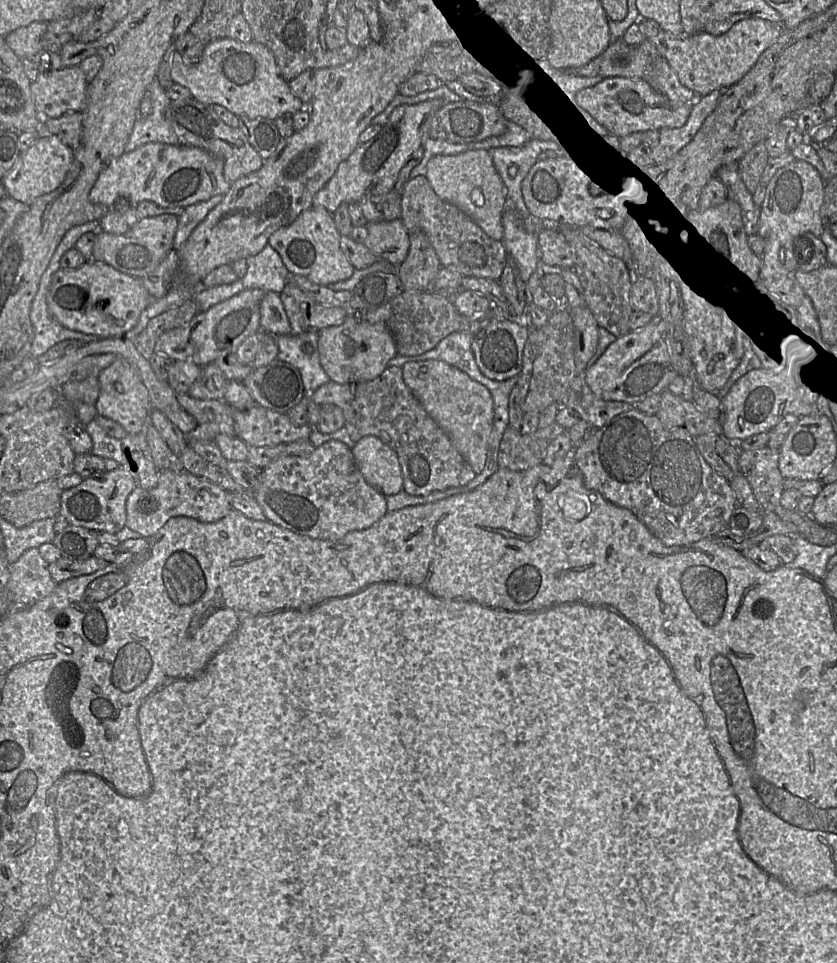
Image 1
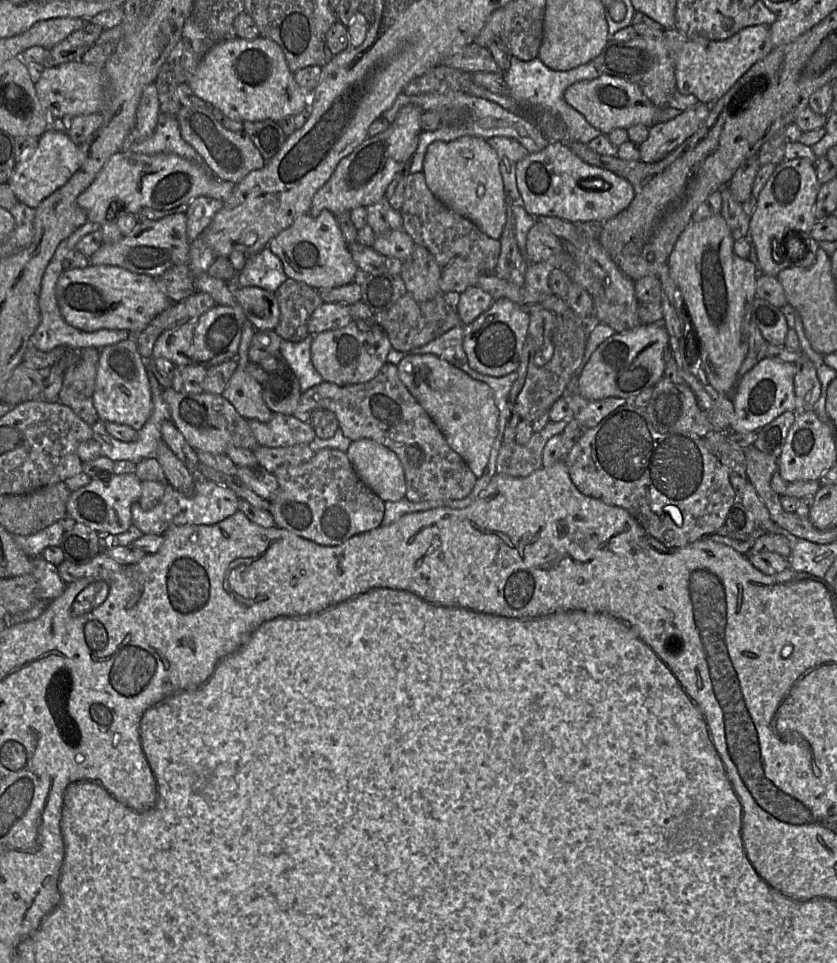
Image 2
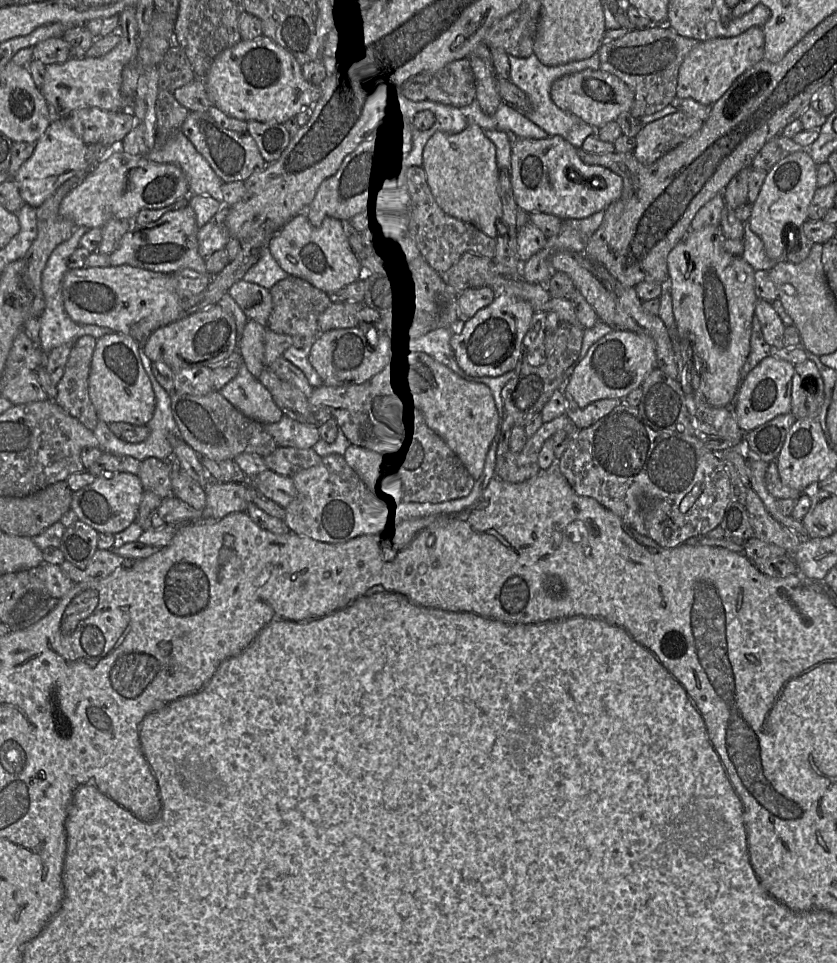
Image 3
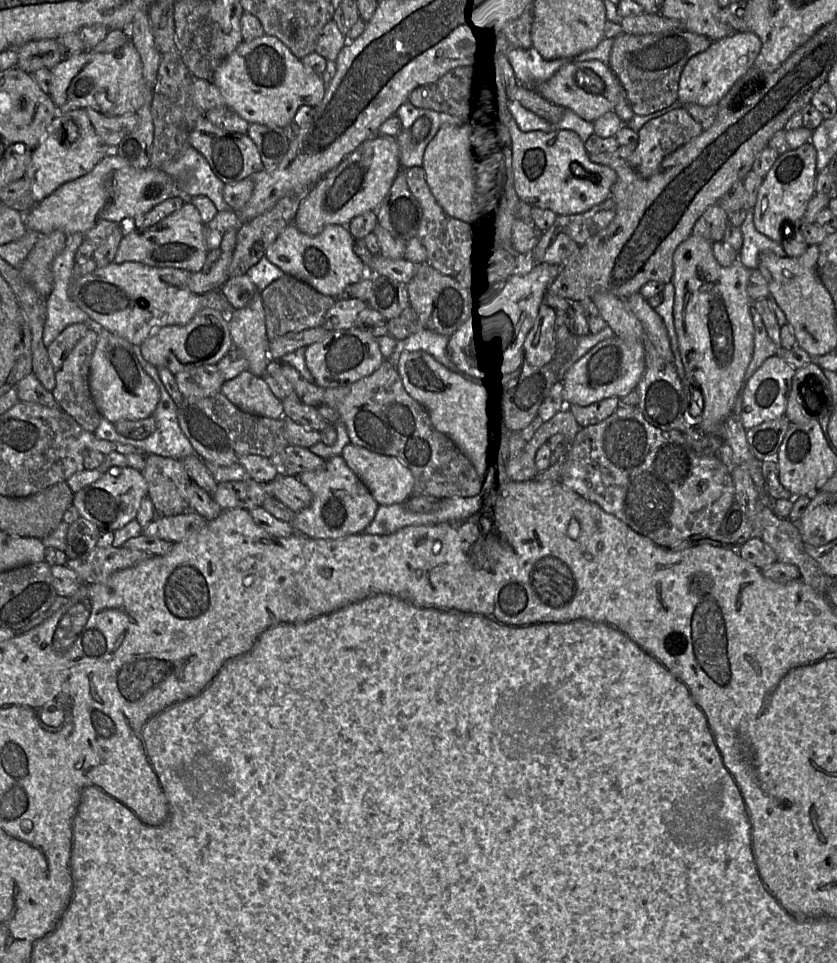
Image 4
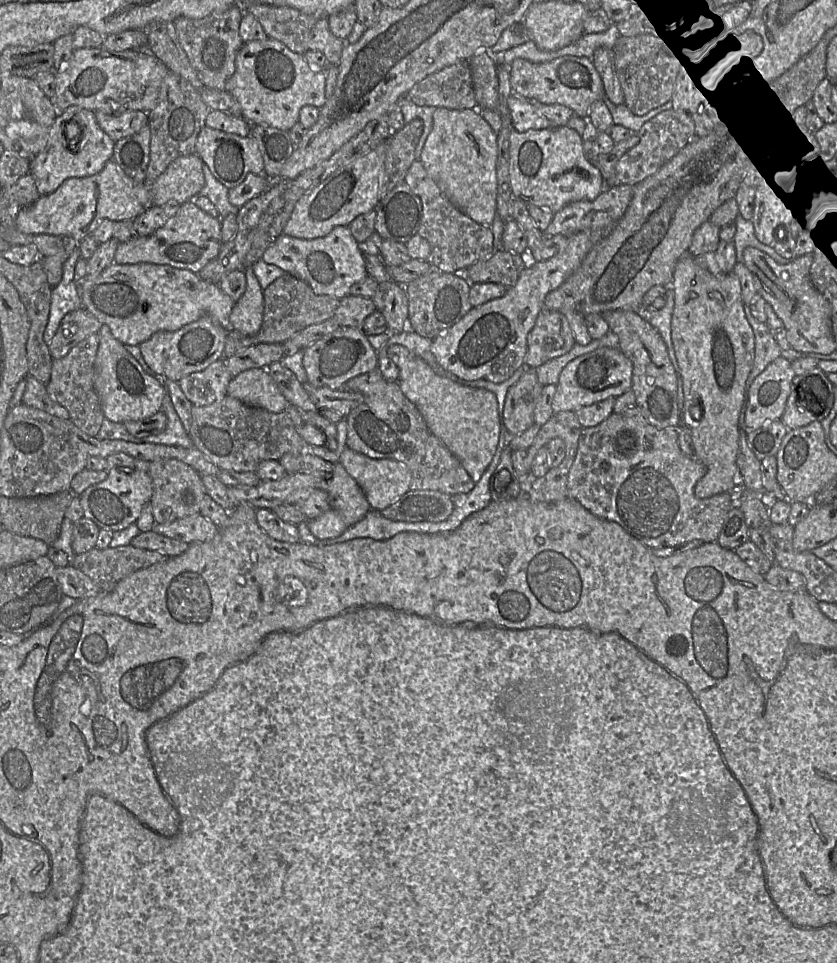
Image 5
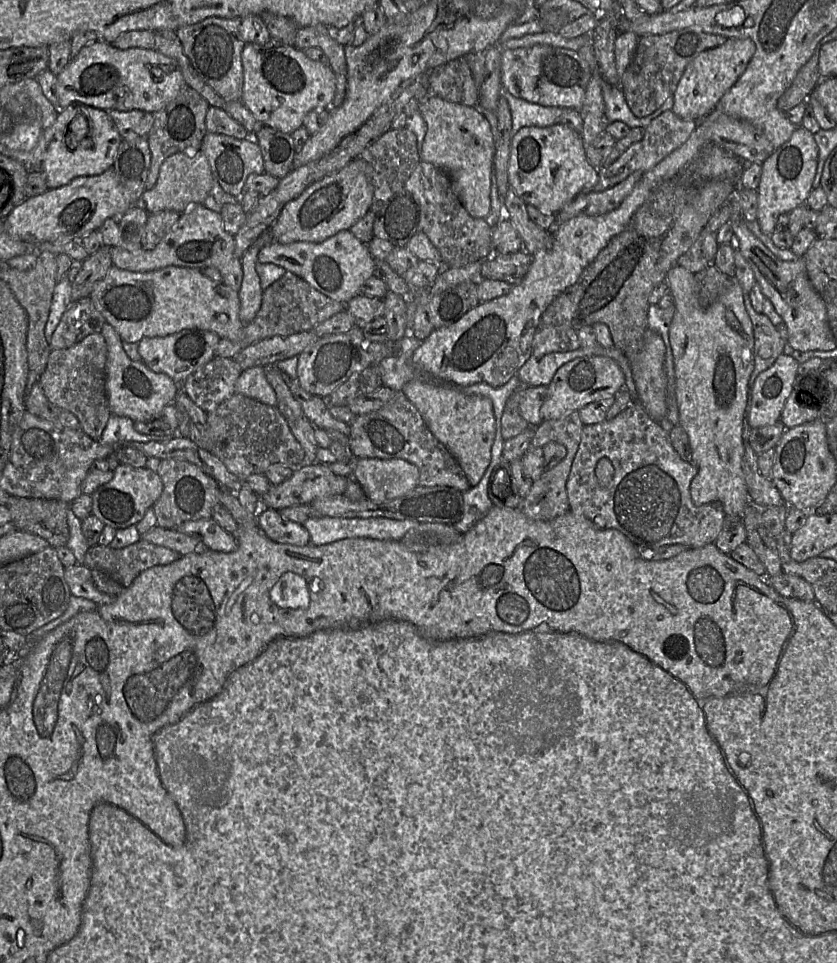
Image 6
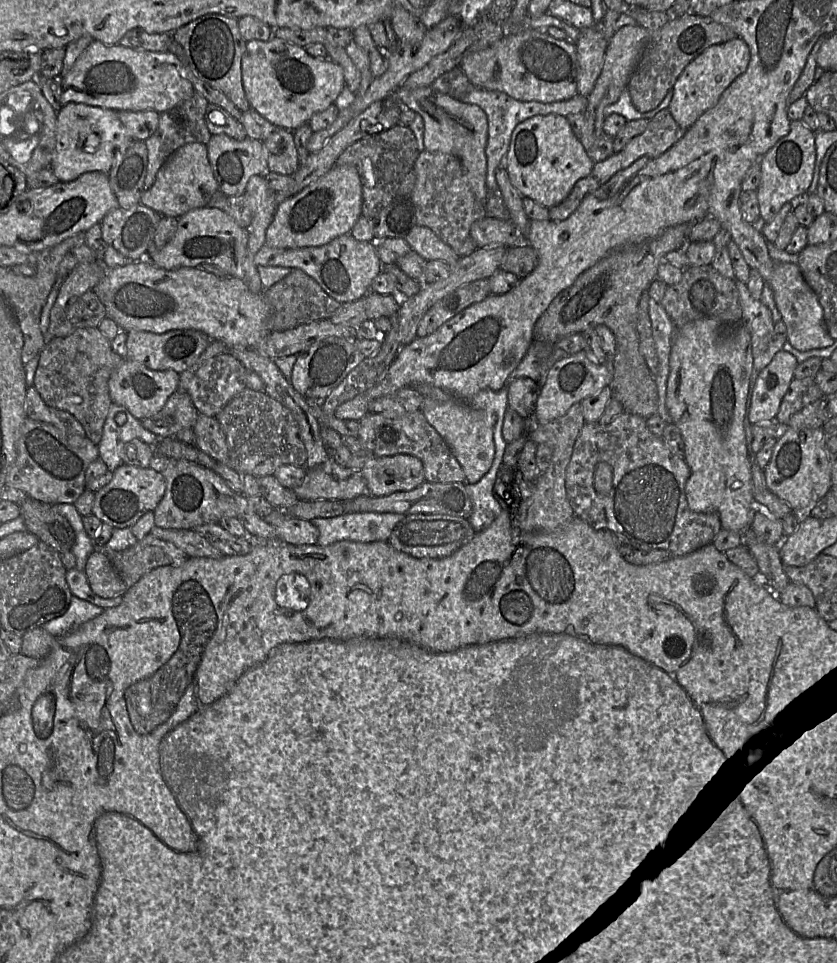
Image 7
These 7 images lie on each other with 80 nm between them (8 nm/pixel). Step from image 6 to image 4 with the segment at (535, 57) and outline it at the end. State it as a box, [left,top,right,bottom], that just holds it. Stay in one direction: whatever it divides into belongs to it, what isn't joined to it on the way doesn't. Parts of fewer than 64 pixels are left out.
[536,60,625,122]

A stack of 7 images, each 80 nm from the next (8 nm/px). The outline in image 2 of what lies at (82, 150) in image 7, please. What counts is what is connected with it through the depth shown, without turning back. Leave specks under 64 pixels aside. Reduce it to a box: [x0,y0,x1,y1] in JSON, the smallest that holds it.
[8,128,81,209]

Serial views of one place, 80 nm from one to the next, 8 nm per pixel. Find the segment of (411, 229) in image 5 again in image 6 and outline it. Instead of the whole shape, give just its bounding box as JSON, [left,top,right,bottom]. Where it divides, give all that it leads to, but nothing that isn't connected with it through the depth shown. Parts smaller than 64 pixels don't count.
[374,189,419,246]

